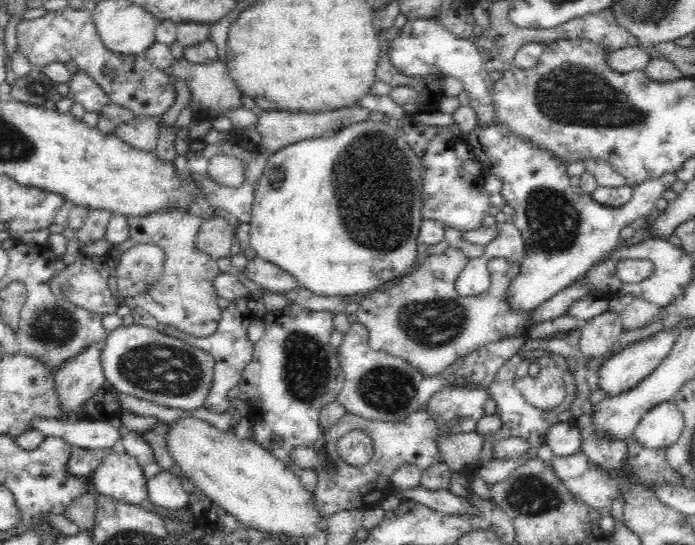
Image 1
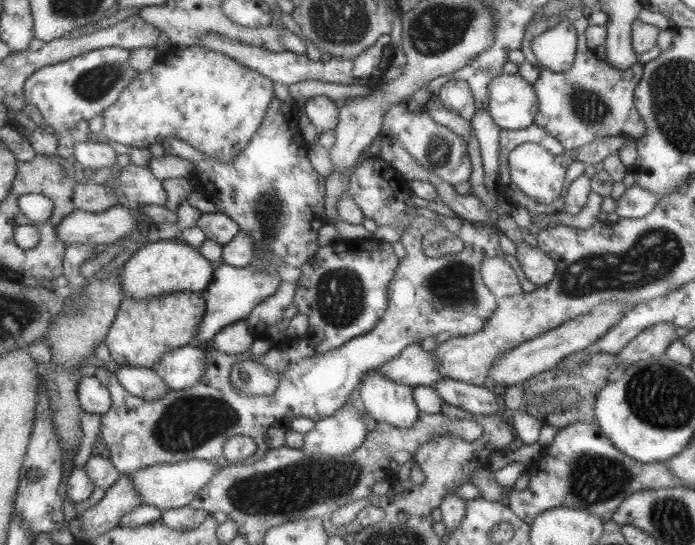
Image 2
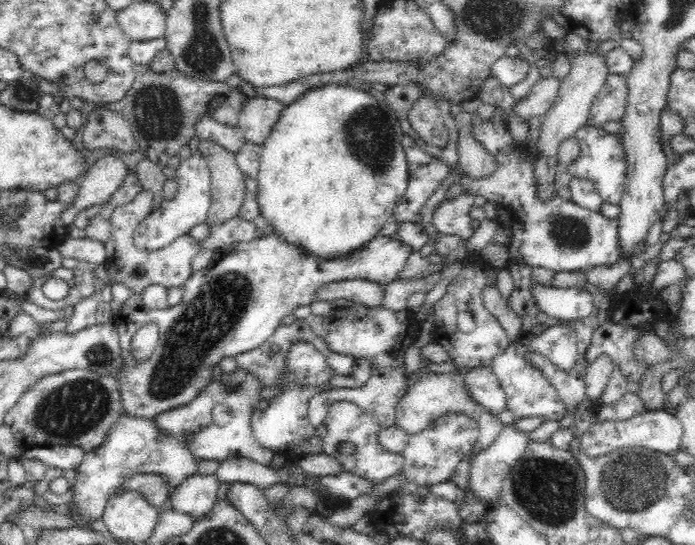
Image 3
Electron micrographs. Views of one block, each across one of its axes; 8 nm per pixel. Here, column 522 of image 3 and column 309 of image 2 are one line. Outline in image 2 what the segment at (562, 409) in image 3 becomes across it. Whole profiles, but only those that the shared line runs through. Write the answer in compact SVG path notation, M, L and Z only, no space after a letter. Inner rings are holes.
M417 215L411 220L405 232L401 234L400 243L405 249L406 255L398 261L398 267L393 278L387 285L387 307L379 322L369 333L350 338L345 344L337 349L328 350L324 354L315 354L313 346L305 346L303 342L295 348L271 347L263 356L261 363L264 367L278 372L278 383L273 394L252 396L252 394L240 394L230 386L229 371L232 364L238 358L226 356L219 351L207 347L205 353L205 374L197 384L183 390L169 390L157 400L142 400L125 390L118 381L116 374L102 367L93 371L93 376L109 391L111 404L109 408L100 414L100 436L105 441L107 455L121 475L129 475L136 470L141 470L157 464L174 463L188 458L203 459L216 464L219 468L227 464L223 456L222 448L229 437L241 434L255 442L256 451L244 459L236 460L237 463L249 463L262 457L269 448L265 444L265 433L274 425L283 430L289 430L290 421L293 418L304 416L314 422L320 418L331 416L335 410L343 406L353 390L358 387L360 378L365 372L374 370L395 358L410 342L421 342L426 336L435 336L439 332L449 332L452 336L467 336L476 333L484 325L484 322L493 315L496 308L494 295L483 284L480 275L482 262L489 257L503 258L509 264L510 272L515 275L517 285L521 288L536 290L537 286L525 278L519 262L513 255L501 252L498 241L497 228L481 223L471 223L463 218L449 218L439 216L439 220L429 220ZM433 228L445 228L449 233L463 242L463 250L452 255L439 258L425 256L420 243L425 234L433 231Z

